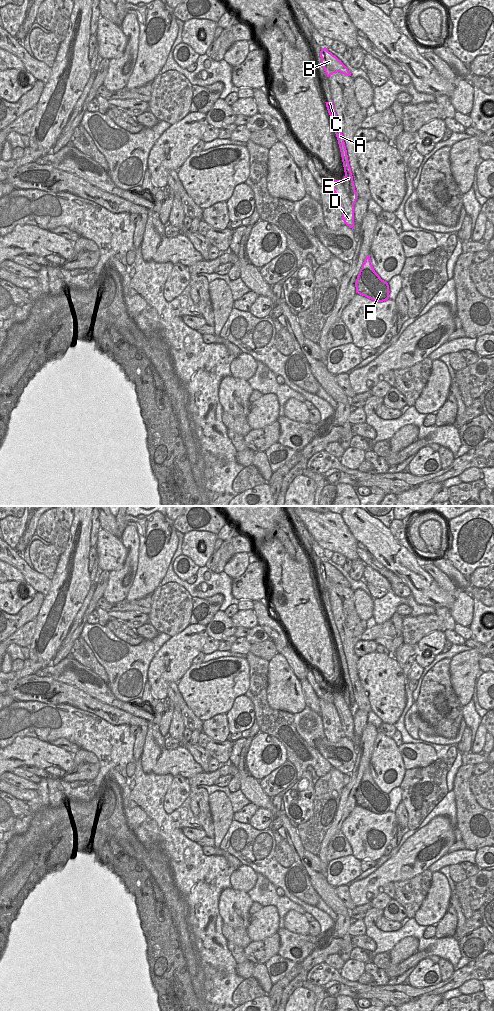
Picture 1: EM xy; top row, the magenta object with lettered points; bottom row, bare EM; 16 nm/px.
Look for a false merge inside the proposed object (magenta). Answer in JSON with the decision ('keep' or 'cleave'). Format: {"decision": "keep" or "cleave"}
{"decision": "cleave"}

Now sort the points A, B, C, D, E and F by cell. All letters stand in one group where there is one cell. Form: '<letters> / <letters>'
A B C E / D F

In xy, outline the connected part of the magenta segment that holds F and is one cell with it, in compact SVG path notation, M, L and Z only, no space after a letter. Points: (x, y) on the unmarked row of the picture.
M367 767L357 788L356 805L365 808L375 814L383 814L389 811L389 797L375 784L370 767Z

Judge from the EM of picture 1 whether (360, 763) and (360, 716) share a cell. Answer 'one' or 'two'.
two

